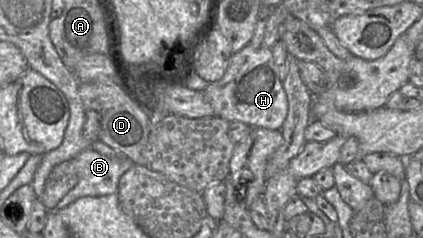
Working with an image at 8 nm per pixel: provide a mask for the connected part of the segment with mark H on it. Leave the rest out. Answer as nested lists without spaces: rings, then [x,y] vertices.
[[[245,46],[232,55],[224,76],[203,91],[215,115],[229,122],[243,122],[251,127],[280,130],[288,111],[288,102],[270,48]]]

